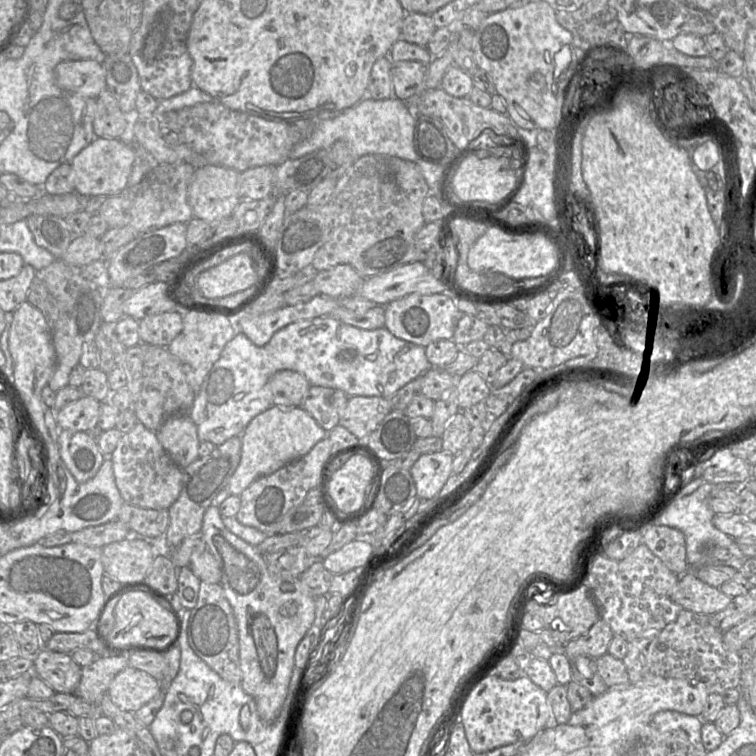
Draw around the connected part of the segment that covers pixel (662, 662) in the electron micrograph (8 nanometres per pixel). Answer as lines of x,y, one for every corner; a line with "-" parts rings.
682,609
676,620
659,633
627,642
627,654
622,661
629,682
636,684
657,677
683,679
704,688
708,694
739,688
742,683
741,657
725,647
724,632
710,624
709,616

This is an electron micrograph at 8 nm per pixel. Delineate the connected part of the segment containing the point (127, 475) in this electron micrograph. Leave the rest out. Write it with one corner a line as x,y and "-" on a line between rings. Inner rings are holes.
137,422
130,432
123,434
114,452
106,457
112,461
116,486
125,503
144,509
168,510
178,499
182,489
183,469
175,464
162,447
156,432
147,429
142,423

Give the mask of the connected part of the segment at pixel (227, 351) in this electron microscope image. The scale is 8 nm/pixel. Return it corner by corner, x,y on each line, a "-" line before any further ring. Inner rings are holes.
333,316
299,320
274,333
263,347
253,344
242,332
235,334
225,345
220,358
214,363
196,393
189,409
189,417
197,426
200,442
209,441
218,446
234,436
241,436
255,416
274,405
269,379
277,371
296,371
313,386
340,389
349,397
376,396
389,399
399,389
431,367
425,355
425,347
397,338
386,327
373,330
360,329
345,324

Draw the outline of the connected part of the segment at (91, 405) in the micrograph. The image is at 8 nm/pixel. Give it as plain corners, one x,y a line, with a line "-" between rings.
83,395
80,399
57,411
56,422
60,430
86,432
95,427
100,415
101,403

